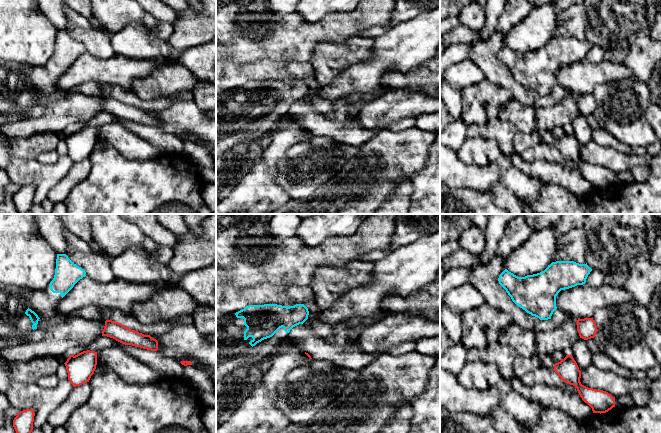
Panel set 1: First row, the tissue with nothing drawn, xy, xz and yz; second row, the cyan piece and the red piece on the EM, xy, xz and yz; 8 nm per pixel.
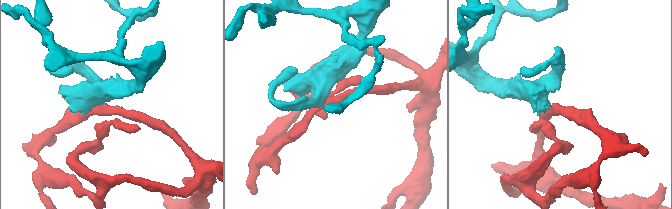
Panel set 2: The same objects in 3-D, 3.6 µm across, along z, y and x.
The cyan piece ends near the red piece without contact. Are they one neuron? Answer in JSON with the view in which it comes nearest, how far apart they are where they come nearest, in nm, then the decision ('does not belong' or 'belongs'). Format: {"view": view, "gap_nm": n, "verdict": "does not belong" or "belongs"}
{"view": "yz", "gap_nm": 190, "verdict": "does not belong"}

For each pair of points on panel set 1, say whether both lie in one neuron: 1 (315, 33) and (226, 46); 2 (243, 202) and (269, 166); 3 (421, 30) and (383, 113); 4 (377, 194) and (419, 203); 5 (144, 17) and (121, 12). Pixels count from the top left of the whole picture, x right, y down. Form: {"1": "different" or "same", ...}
{"1": "same", "2": "same", "3": "different", "4": "different", "5": "same"}

